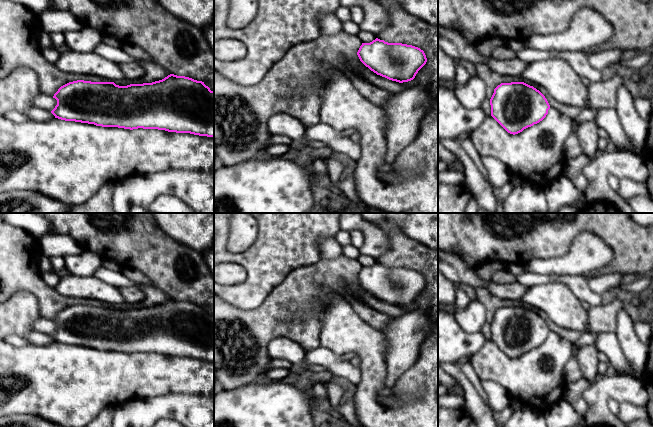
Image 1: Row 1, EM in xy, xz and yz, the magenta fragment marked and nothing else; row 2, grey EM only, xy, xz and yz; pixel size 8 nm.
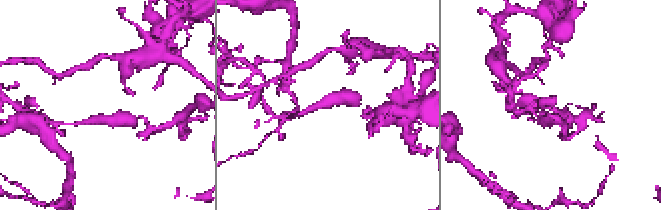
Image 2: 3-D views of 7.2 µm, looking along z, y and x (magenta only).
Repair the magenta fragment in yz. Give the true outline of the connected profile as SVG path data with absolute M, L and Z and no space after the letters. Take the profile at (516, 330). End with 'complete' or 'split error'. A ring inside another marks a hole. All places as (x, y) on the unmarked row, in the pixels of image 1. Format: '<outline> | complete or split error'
M524 306L498 309L490 329L491 340L513 359L542 345L550 333L545 320Z | complete

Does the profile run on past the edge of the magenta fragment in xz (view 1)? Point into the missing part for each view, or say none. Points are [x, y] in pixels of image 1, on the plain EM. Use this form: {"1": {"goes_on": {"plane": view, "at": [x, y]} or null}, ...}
{"1": {"goes_on": null}}

